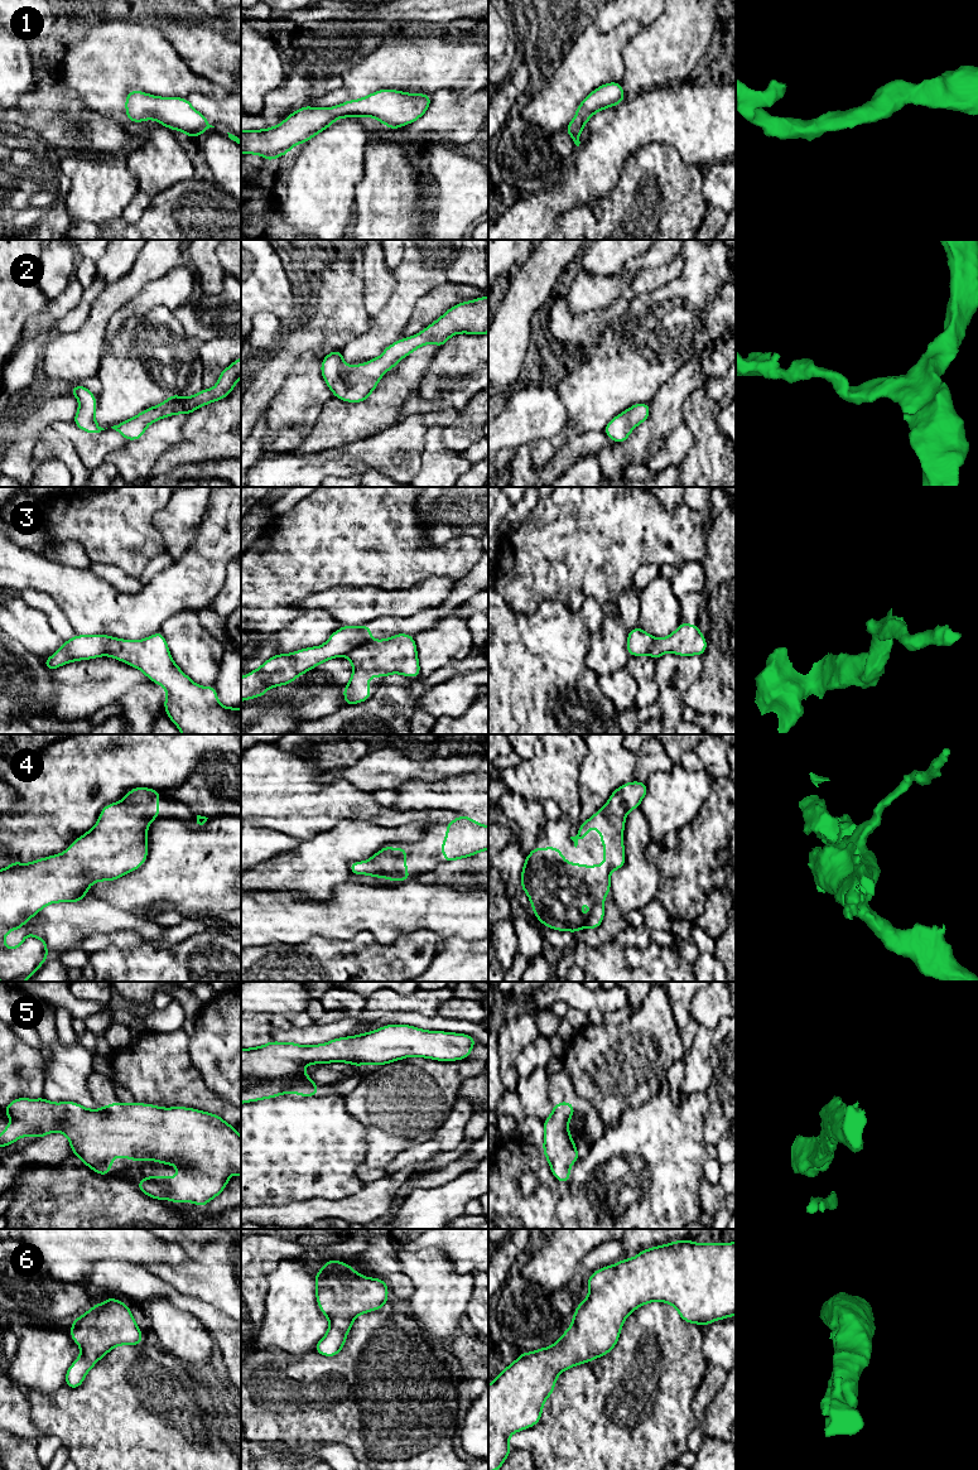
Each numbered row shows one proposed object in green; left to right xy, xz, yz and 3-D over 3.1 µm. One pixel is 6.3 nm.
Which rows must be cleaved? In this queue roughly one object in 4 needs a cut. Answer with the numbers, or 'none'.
3

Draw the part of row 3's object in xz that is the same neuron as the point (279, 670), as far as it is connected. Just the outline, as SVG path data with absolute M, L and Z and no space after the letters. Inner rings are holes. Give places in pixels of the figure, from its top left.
M368 625L343 626L322 646L286 655L275 654L259 669L241 678L241 702L262 697L269 688L286 685L329 659L347 656L352 649L370 641L371 632Z

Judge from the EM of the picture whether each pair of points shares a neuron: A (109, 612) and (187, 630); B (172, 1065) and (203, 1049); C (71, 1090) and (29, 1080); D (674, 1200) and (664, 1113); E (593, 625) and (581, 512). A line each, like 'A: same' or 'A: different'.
A: different
B: different
C: different
D: same
E: different

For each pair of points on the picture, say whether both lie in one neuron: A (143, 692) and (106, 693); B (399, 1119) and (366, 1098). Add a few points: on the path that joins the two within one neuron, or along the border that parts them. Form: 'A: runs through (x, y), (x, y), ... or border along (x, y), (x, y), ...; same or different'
A: border along (148, 679), (134, 685), (124, 694); different
B: runs through (391, 1112), (381, 1102), (374, 1102); same

